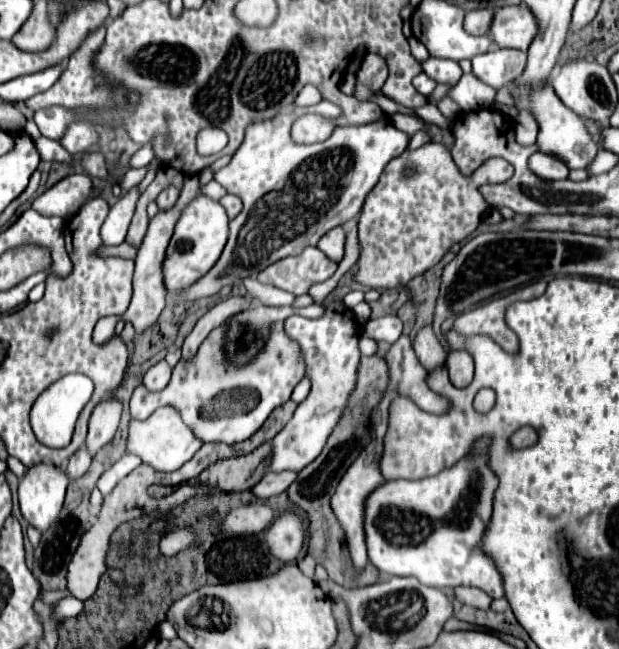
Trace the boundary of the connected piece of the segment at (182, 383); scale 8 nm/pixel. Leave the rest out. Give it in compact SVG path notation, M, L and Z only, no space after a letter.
M280 323L272 327L268 347L264 347L264 353L256 357L252 365L244 365L244 369L232 369L232 365L224 365L222 341L224 327L218 327L210 333L208 339L204 339L192 361L180 361L176 365L166 389L148 393L148 389L140 385L130 401L132 417L146 419L158 407L172 405L180 409L184 421L196 429L196 435L204 443L224 441L232 445L254 435L264 425L268 415L290 399L292 389L300 383L304 373L304 365L300 365L300 349L296 349L296 343L288 339Z

